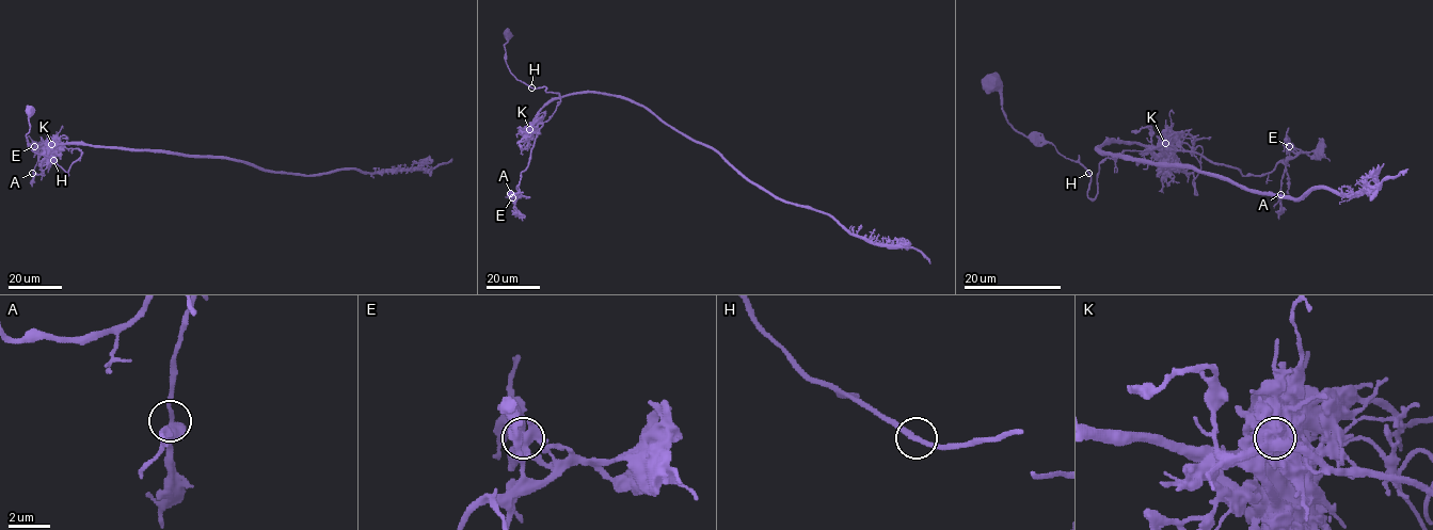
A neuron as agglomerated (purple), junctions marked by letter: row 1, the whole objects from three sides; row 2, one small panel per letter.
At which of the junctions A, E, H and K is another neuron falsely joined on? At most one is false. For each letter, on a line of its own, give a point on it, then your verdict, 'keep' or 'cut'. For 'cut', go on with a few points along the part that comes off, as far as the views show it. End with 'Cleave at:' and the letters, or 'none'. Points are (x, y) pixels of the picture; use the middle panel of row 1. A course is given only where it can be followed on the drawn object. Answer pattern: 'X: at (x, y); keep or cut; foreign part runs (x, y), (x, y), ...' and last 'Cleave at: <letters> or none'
A: at (510, 193); keep
E: at (512, 197); keep
H: at (531, 87); keep
K: at (529, 129); cut; foreign part runs (529, 129), (552, 116), (560, 97), (546, 92), (545, 86), (529, 87), (510, 71), (504, 45), (508, 31)
Cleave at: K

